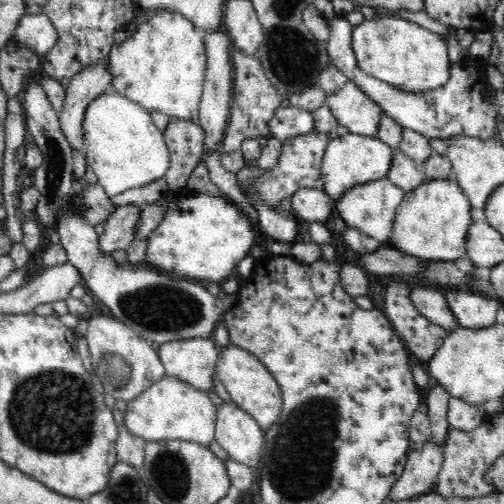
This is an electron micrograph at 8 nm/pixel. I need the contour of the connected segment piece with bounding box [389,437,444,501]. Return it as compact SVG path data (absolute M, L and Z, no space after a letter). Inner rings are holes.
M431 437L412 452L409 452L404 470L389 492L390 500L412 500L432 492L436 478L438 478L438 474L443 465L443 458L442 446L437 446L437 444L431 440Z

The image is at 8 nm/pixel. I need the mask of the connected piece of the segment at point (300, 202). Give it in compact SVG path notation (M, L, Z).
M300 188L292 198L291 207L308 222L325 223L332 212L333 200L317 188Z

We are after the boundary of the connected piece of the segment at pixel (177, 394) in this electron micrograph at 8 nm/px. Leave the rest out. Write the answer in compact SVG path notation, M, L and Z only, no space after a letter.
M164 376L152 384L150 388L138 394L136 398L126 402L127 409L122 417L126 429L132 434L144 439L144 441L167 441L167 440L183 440L200 443L209 446L214 440L214 422L216 422L217 408L214 402L208 397L206 392L193 388L190 384L178 380L176 377Z

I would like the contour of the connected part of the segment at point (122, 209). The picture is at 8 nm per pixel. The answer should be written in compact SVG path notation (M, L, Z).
M137 204L115 207L114 212L106 220L105 230L99 237L99 247L103 254L110 254L114 250L126 250L136 236L136 223L141 213Z

